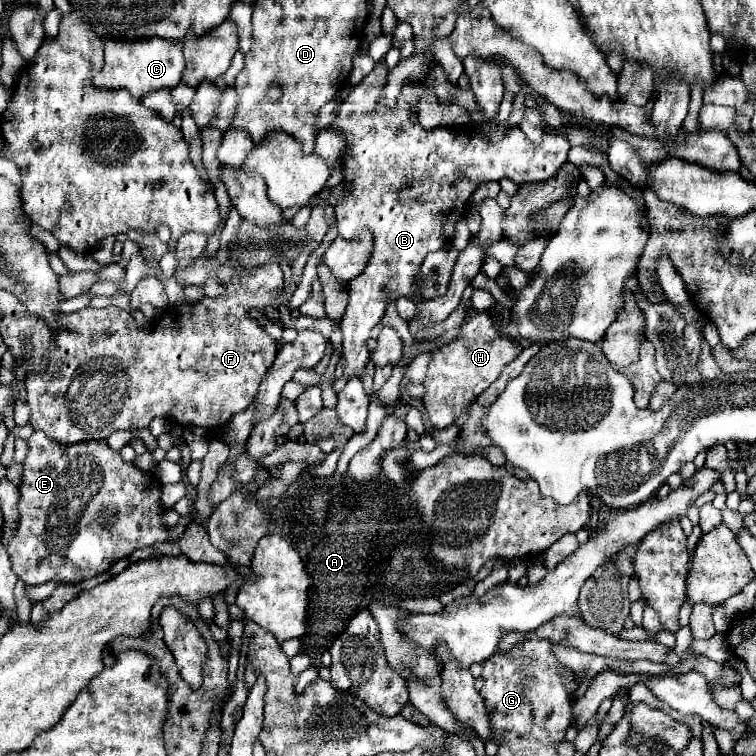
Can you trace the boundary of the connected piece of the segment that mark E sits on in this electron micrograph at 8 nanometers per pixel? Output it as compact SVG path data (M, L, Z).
M34 432L28 440L28 456L20 482L20 520L14 538L6 544L12 570L26 586L44 582L82 582L102 574L120 558L128 558L134 550L168 540L168 528L162 522L160 482L134 464L124 462L116 450L104 440L78 444L56 444L44 432Z

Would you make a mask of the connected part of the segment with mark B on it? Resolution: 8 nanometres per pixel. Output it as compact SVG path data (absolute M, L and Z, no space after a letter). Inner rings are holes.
M384 60L376 62L374 70L362 80L362 84L352 87L347 99L338 106L336 120L330 124L332 130L338 130L346 138L344 152L344 192L346 196L336 204L336 224L338 233L345 239L349 235L349 223L364 223L366 228L374 232L374 250L366 270L348 282L350 302L346 314L340 322L344 334L344 378L360 378L364 366L368 364L368 348L366 340L370 338L370 330L382 320L386 306L396 302L398 298L414 298L420 296L420 266L428 252L440 250L448 246L452 236L452 224L456 224L458 214L470 202L472 192L482 182L500 182L508 178L516 184L530 184L550 180L558 168L568 160L570 144L562 134L544 134L542 142L534 146L520 128L508 128L504 138L496 144L484 142L478 130L456 130L456 128L436 128L432 132L424 132L418 122L414 122L416 114L408 108L389 107L380 104L382 88L388 80L388 66Z

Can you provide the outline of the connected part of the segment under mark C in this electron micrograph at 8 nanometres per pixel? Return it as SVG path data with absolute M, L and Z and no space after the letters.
M164 38L150 40L104 40L106 44L106 64L94 76L94 86L98 90L128 90L136 100L142 100L154 90L170 90L174 84L180 84L184 70L182 42L170 42Z

